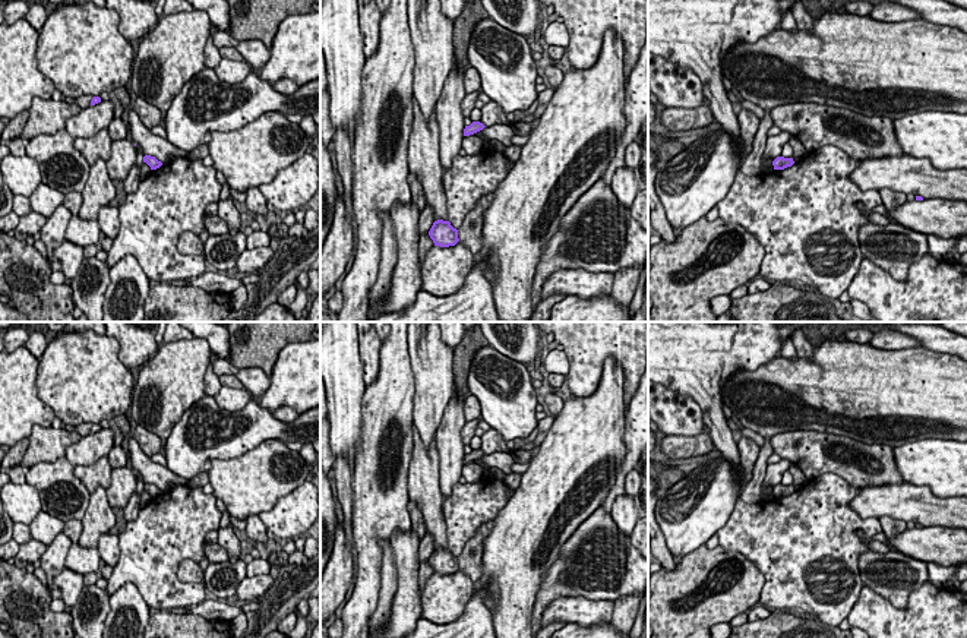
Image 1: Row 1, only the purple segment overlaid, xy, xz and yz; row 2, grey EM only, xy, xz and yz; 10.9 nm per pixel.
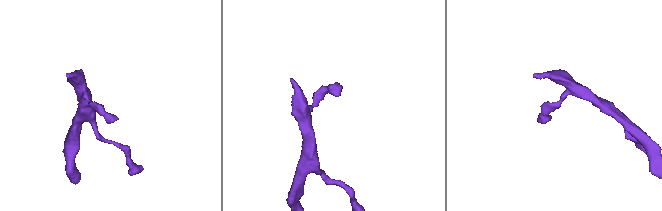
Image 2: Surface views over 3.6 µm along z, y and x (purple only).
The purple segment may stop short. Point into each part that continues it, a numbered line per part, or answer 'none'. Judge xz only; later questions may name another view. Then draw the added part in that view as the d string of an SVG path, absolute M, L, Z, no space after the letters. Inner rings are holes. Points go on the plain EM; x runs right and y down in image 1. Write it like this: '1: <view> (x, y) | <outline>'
none

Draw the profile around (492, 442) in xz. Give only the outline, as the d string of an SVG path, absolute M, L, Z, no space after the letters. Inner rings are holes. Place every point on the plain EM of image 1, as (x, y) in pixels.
M490 429L481 436L480 451L483 451L486 455L506 452L506 449L506 440L496 430Z

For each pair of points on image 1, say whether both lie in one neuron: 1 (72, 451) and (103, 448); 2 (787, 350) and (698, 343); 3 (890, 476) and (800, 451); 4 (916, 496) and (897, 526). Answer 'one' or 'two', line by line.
1: one
2: two
3: one
4: two

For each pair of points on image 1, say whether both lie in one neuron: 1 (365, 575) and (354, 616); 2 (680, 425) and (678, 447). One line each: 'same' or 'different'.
1: same
2: different

